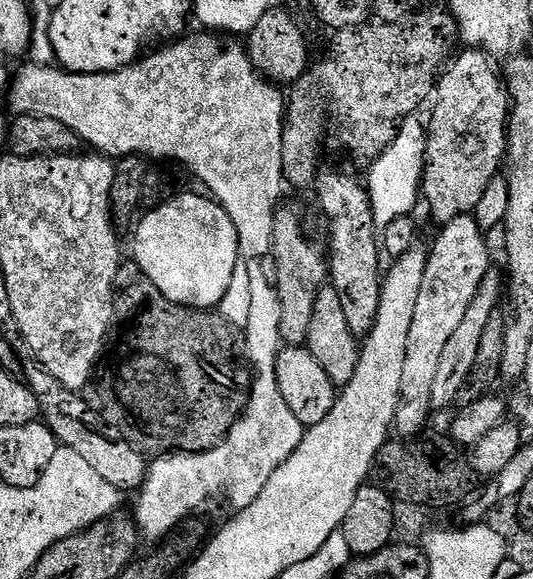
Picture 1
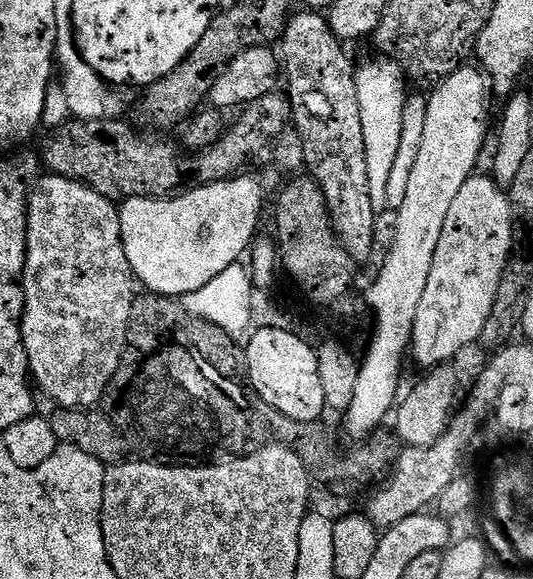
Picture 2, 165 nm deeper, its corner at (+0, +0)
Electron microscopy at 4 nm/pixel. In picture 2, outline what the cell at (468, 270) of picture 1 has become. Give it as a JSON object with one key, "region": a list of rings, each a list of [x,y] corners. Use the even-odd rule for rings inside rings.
{"region":[[[473,174],[458,190],[454,202],[450,205],[450,211],[446,213],[446,226],[442,226],[442,238],[438,238],[438,250],[434,250],[434,262],[430,262],[430,278],[426,278],[426,291],[422,293],[422,302],[418,302],[418,318],[414,318],[414,330],[412,331],[412,342],[410,345],[411,359],[416,359],[424,367],[424,370],[431,370],[439,365],[455,361],[455,356],[463,348],[471,346],[475,340],[479,341],[484,335],[484,327],[490,318],[490,310],[494,310],[494,300],[498,298],[498,286],[502,282],[502,274],[508,265],[508,257],[512,254],[512,204],[508,200],[507,191],[492,179],[491,175]]]}

